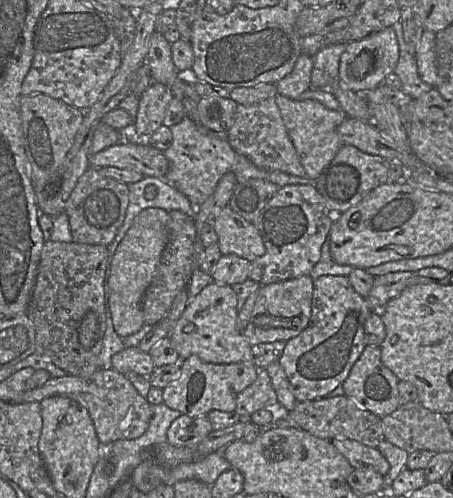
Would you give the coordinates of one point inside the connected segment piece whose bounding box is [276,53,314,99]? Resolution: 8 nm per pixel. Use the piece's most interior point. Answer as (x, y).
(298, 80)

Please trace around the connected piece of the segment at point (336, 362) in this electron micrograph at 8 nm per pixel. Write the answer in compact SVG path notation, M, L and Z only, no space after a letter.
M324 275L313 281L308 325L299 335L286 341L278 360L298 402L325 398L347 378L367 345L365 322L372 312L347 277Z

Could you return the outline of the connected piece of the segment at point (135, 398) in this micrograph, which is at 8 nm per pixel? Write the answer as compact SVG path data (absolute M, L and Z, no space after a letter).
M112 367L100 368L89 378L65 374L50 377L46 383L34 390L25 391L13 404L38 402L54 396L66 396L80 402L93 421L97 437L103 446L121 439L135 439L143 435L153 416L152 404L143 397L128 379Z

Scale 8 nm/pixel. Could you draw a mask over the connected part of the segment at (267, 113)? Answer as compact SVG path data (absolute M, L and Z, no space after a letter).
M275 97L252 105L238 104L233 125L226 133L233 150L245 156L256 167L270 171L281 171L297 177L306 177L305 170L277 107Z

